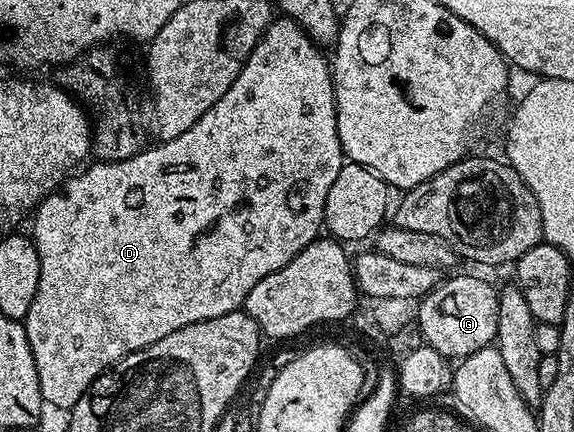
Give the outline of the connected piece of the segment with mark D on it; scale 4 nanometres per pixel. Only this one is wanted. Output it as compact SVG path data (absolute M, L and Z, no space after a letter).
M275 17L247 56L232 86L224 92L224 96L220 96L220 100L216 100L216 104L212 104L212 108L208 108L208 112L204 112L204 116L200 116L200 120L196 120L196 124L192 124L192 128L188 128L188 132L167 142L159 141L158 146L151 150L142 148L138 154L123 162L95 161L87 170L79 169L71 173L57 190L53 190L36 207L32 214L32 241L40 256L40 284L32 300L32 308L28 308L26 313L24 325L32 356L36 360L36 376L40 376L42 400L47 407L59 406L62 412L69 411L105 370L129 354L156 344L156 340L164 340L164 336L176 332L176 328L243 309L248 292L256 288L264 276L272 276L272 272L284 268L284 264L291 262L302 249L319 237L326 221L324 204L328 200L328 188L332 188L336 176L340 176L344 161L336 128L332 66L327 55L325 58L321 53L325 54L293 18Z

